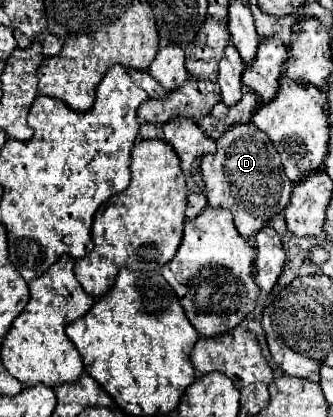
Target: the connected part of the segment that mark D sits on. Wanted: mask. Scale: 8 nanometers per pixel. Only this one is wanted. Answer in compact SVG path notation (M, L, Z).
M234 123L232 127L228 127L222 137L216 141L218 149L214 155L204 155L202 163L200 163L200 171L204 177L204 193L208 197L210 207L226 207L232 211L234 215L234 225L238 229L238 233L244 239L250 239L252 233L260 231L280 209L284 209L290 201L290 179L284 173L284 167L280 163L280 155L274 149L274 145L270 143L268 135L262 135L262 131L258 131L258 127L254 127L252 123Z

